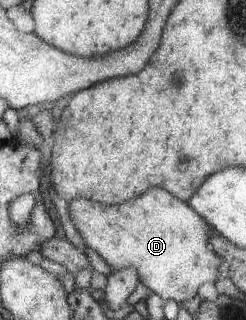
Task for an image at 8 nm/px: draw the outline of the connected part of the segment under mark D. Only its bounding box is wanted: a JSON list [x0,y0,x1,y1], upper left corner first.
[68,188,224,304]

